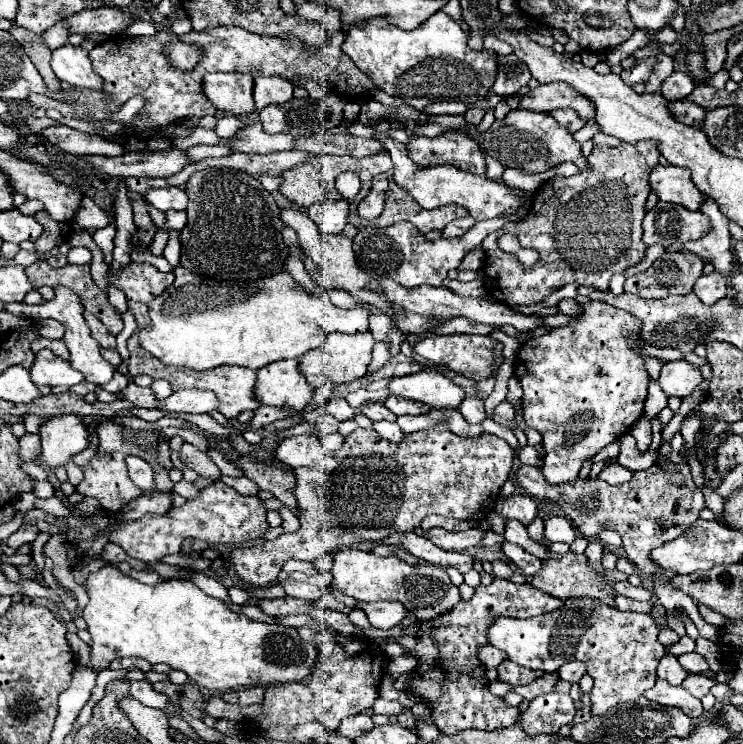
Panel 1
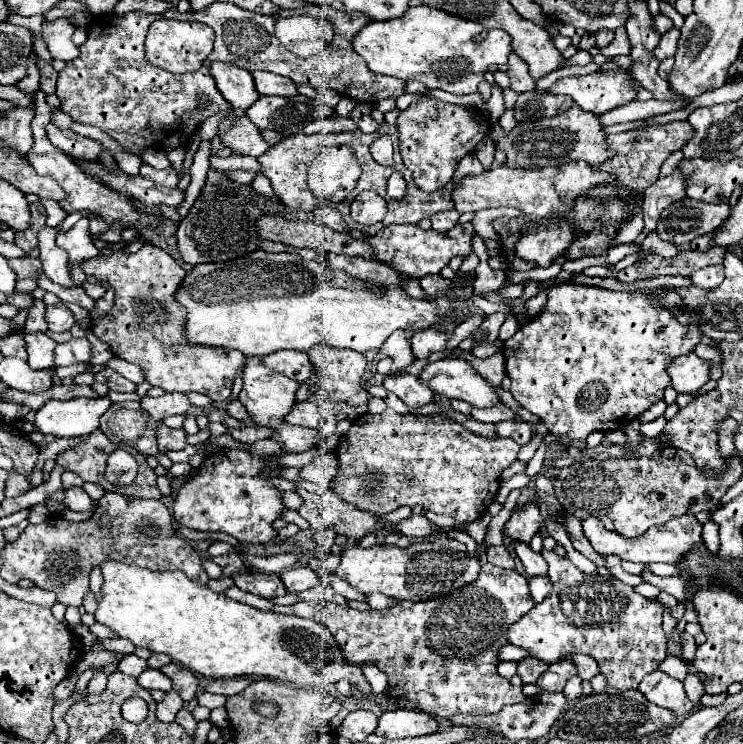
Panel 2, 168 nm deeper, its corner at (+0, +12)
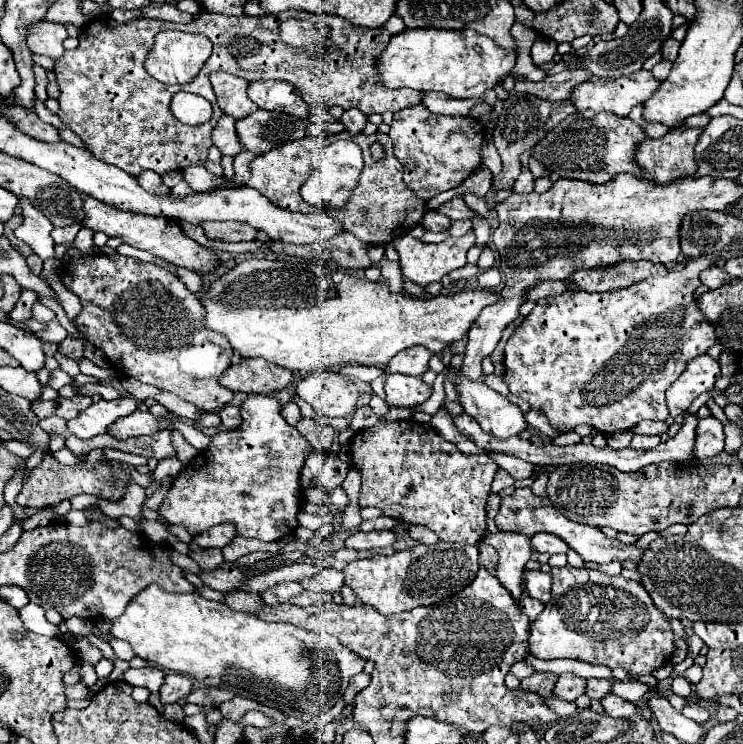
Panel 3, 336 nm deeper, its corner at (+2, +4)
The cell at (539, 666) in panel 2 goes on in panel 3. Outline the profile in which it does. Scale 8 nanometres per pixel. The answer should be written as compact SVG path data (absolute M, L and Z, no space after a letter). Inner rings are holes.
M534 672L528 678L522 678L522 690L528 692L536 692L538 696L550 696L552 688L556 684L556 676L554 674L544 674L544 672Z

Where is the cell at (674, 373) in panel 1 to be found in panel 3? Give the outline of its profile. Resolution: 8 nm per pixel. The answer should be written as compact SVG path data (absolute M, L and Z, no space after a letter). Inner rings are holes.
M696 356L686 364L682 376L666 390L666 400L670 416L680 416L696 396L714 388L714 382L720 378L718 360L710 356Z

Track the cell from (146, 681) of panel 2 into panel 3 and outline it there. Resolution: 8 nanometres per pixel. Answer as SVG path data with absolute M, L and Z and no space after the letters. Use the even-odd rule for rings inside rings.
M150 666L140 670L130 668L128 672L124 672L124 680L132 686L144 686L150 692L158 692L164 682L164 672L160 668L150 668Z

